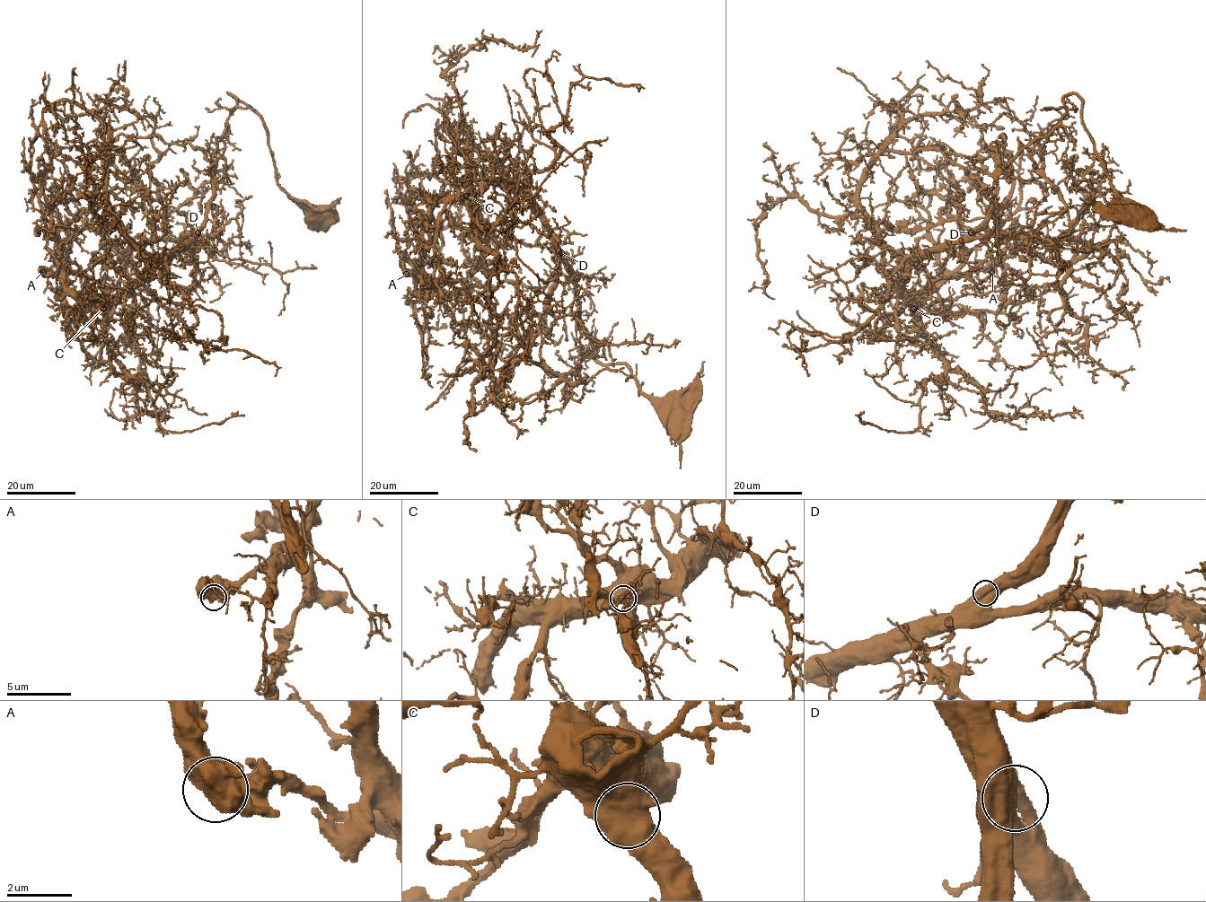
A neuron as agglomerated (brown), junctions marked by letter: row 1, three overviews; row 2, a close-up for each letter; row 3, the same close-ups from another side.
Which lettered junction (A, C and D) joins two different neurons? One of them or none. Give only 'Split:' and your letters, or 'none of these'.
Split: none of these

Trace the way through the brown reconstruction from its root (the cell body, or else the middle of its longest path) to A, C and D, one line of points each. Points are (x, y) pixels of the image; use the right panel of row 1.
A: (1136, 214), (1068, 94), (1060, 122), (1005, 166), (991, 144), (1005, 135), (1012, 181), (991, 272)
C: (1136, 214), (1068, 94), (1060, 122), (1001, 170), (989, 216), (911, 267), (913, 309)
D: (1136, 214), (1110, 182), (1082, 100), (1068, 94), (1060, 122), (1001, 170), (989, 216), (971, 232)

